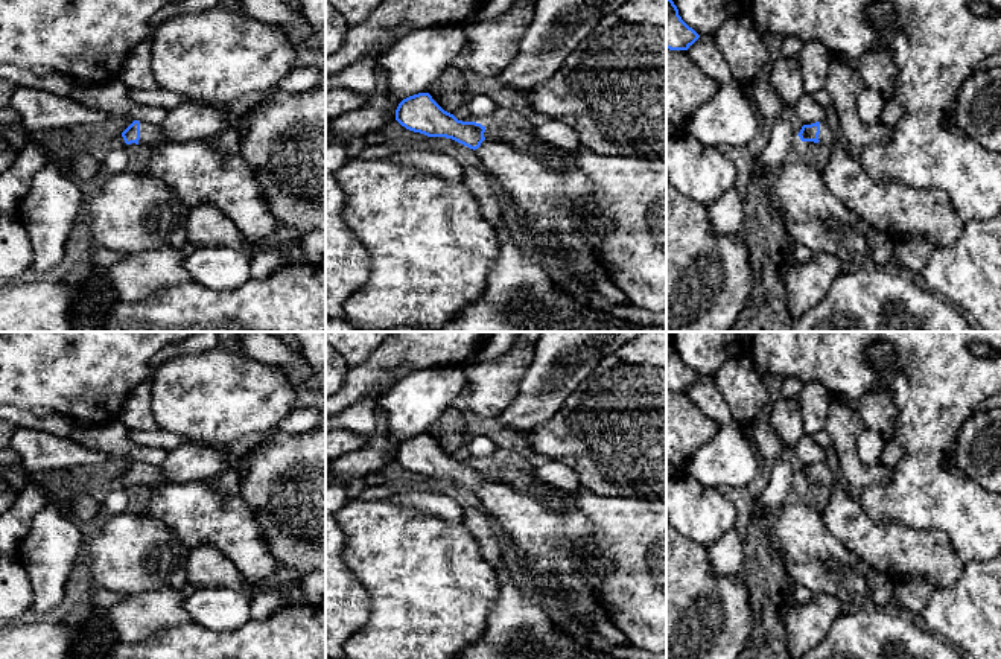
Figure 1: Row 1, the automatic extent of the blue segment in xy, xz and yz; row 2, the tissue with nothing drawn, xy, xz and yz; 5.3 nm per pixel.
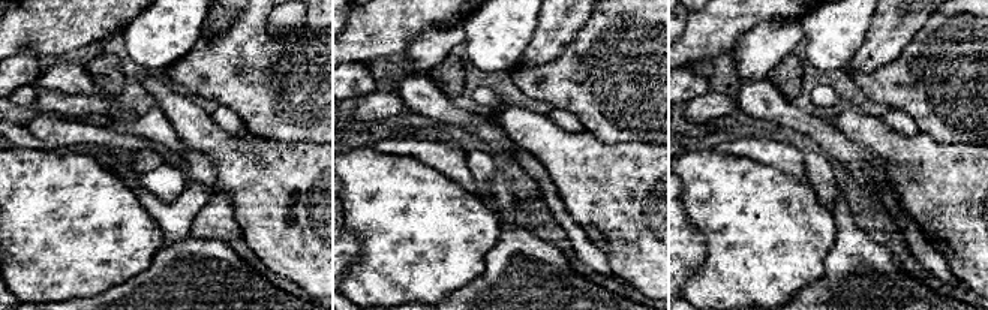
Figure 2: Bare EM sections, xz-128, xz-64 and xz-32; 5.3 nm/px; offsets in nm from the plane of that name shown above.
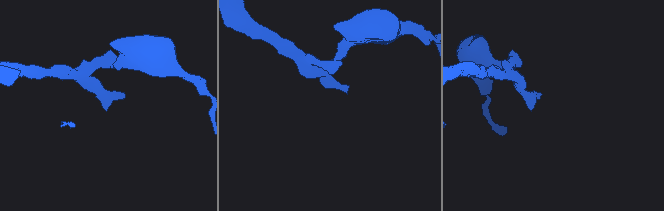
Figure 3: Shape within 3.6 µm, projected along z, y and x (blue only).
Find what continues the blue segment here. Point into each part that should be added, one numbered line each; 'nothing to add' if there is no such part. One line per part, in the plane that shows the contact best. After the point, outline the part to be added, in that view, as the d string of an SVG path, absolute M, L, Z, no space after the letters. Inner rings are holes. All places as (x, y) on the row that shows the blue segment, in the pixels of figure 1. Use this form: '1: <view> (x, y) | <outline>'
1: xy (200, 172) | M140 122L140 145L151 149L146 167L141 170L160 180L187 205L213 204L225 213L245 237L269 239L278 228L278 219L268 209L256 180L256 169L237 152L219 149L207 140L178 143L169 140L160 125Z

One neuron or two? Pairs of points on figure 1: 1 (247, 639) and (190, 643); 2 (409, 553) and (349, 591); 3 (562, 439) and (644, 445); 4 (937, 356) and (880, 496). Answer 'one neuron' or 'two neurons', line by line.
1: one neuron
2: two neurons
3: one neuron
4: one neuron

